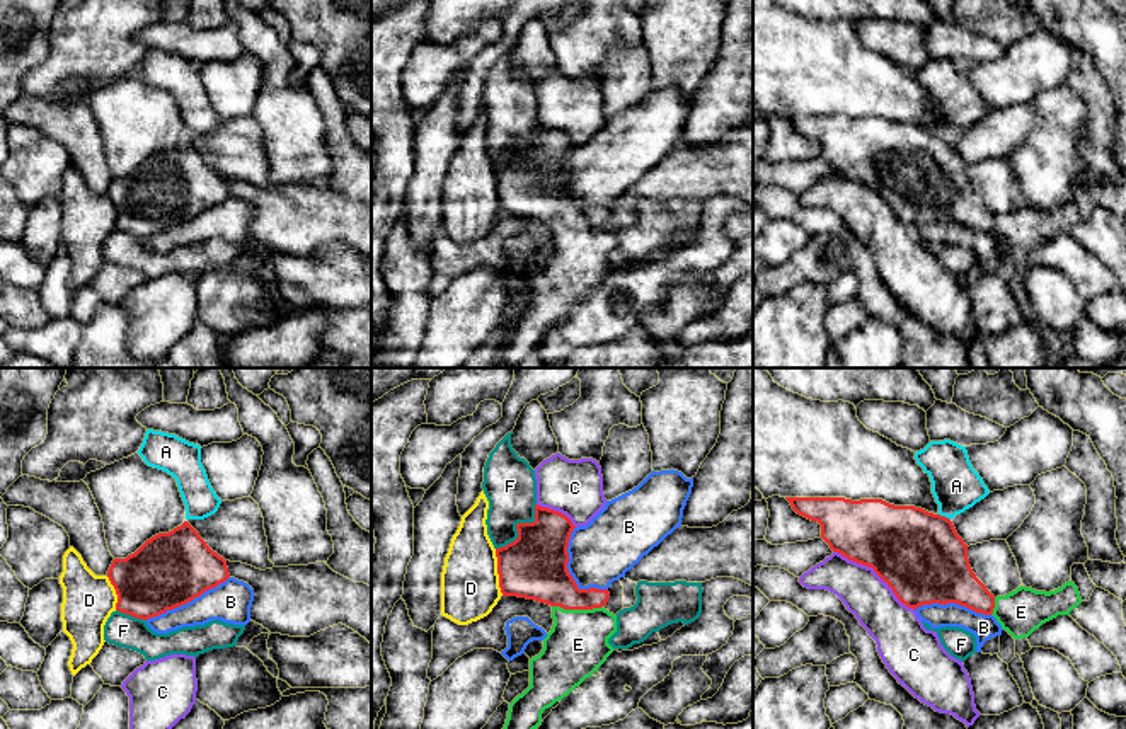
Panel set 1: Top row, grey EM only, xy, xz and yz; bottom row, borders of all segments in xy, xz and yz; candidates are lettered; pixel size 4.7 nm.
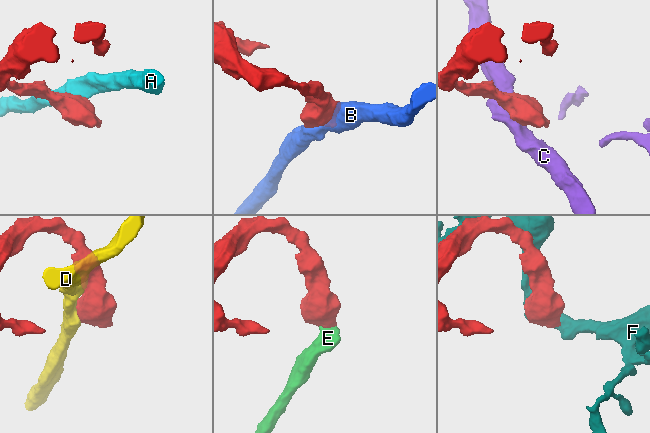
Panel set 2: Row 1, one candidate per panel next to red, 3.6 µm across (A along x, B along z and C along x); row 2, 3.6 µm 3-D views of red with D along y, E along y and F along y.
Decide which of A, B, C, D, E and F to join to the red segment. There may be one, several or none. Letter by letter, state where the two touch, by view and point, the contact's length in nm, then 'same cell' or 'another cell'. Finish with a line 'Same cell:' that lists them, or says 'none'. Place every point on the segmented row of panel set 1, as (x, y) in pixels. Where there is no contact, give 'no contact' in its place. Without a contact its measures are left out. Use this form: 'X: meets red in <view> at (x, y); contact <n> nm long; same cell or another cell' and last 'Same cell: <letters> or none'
A: meets red in yz at (944, 516); contact 70 nm long; another cell
B: meets red in xz at (568, 571); contact 340 nm long; another cell
C: meets red in yz at (874, 571); contact 480 nm long; another cell
D: meets red in xz at (498, 573); contact 220 nm long; another cell
E: meets red in xz at (578, 608); contact 240 nm long; same cell
F: meets red in xz at (517, 525); contact 300 nm long; another cell
Same cell: E

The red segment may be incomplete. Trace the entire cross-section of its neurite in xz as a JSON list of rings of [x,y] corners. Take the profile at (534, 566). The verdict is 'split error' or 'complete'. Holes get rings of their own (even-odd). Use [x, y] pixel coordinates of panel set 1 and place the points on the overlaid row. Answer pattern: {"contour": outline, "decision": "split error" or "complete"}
{"contour": [[[535,504],[535,521],[518,523],[518,538],[496,548],[503,596],[550,605],[554,618],[542,652],[530,659],[530,686],[509,703],[503,729],[537,729],[543,710],[613,652],[608,639],[617,632],[617,615],[603,608],[608,589],[579,589],[567,571],[574,528],[566,514]]], "decision": "split error"}

